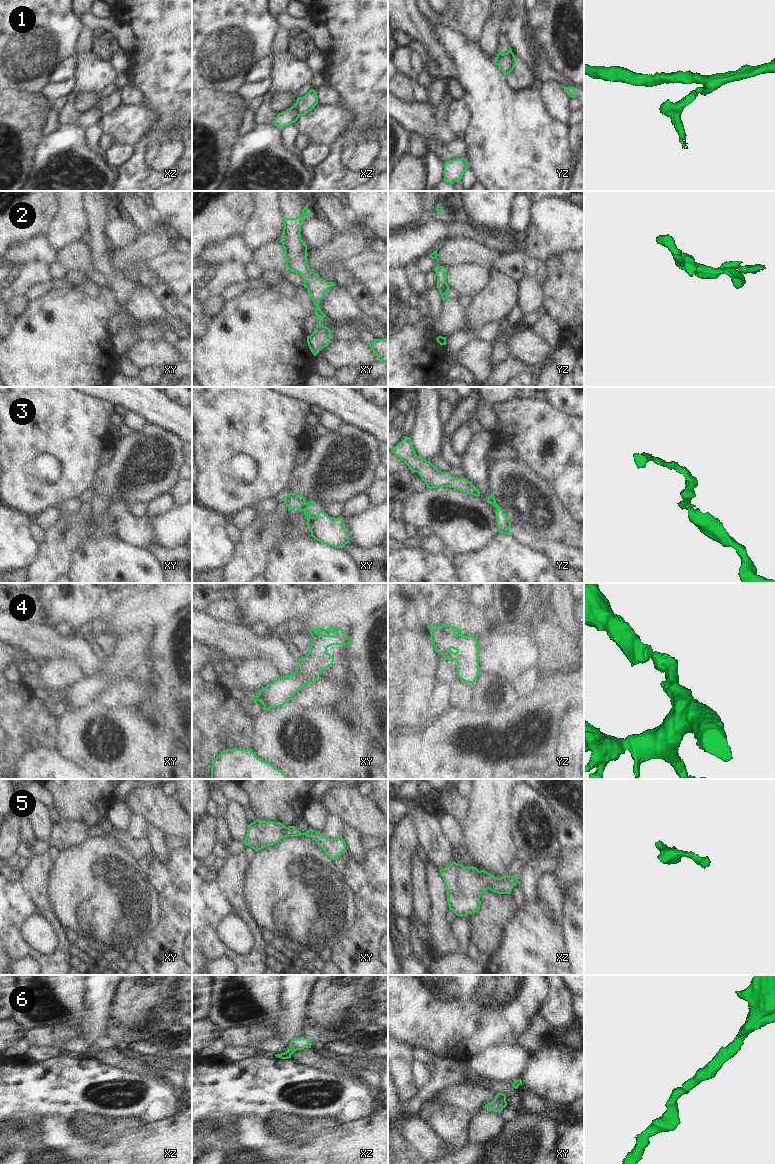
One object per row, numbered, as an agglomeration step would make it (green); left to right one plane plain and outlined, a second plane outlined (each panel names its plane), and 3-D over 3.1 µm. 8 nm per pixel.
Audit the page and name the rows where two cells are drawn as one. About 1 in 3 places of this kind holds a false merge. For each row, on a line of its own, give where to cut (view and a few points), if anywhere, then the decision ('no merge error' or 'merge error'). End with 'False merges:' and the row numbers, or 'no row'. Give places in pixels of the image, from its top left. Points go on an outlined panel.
1: cut xz (294, 105), (299, 116); merge error
2: cut none; no merge error
3: cut xy (306, 503), (302, 510); merge error
4: cut none; no merge error
5: cut none; no merge error
6: cut none; no merge error
False merges: 1, 3

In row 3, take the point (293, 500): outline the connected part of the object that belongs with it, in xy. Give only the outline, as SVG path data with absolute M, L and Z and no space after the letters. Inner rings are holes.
M297 493L287 494L283 498L283 501L287 505L289 511L293 510L294 508L298 508L299 511L303 511L306 505L305 498Z

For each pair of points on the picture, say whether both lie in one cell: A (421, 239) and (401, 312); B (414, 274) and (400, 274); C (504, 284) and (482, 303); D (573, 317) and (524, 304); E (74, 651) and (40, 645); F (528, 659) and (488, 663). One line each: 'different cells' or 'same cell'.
A: different cells
B: different cells
C: same cell
D: different cells
E: same cell
F: same cell

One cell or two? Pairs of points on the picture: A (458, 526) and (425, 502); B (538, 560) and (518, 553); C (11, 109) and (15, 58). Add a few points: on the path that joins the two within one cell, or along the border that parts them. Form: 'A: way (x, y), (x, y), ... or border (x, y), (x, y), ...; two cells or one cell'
A: way (446, 524), (430, 522), (428, 514); one cell
B: way (533, 560), (525, 560), (523, 558); one cell
C: border (10, 88), (19, 88), (36, 93); two cells

